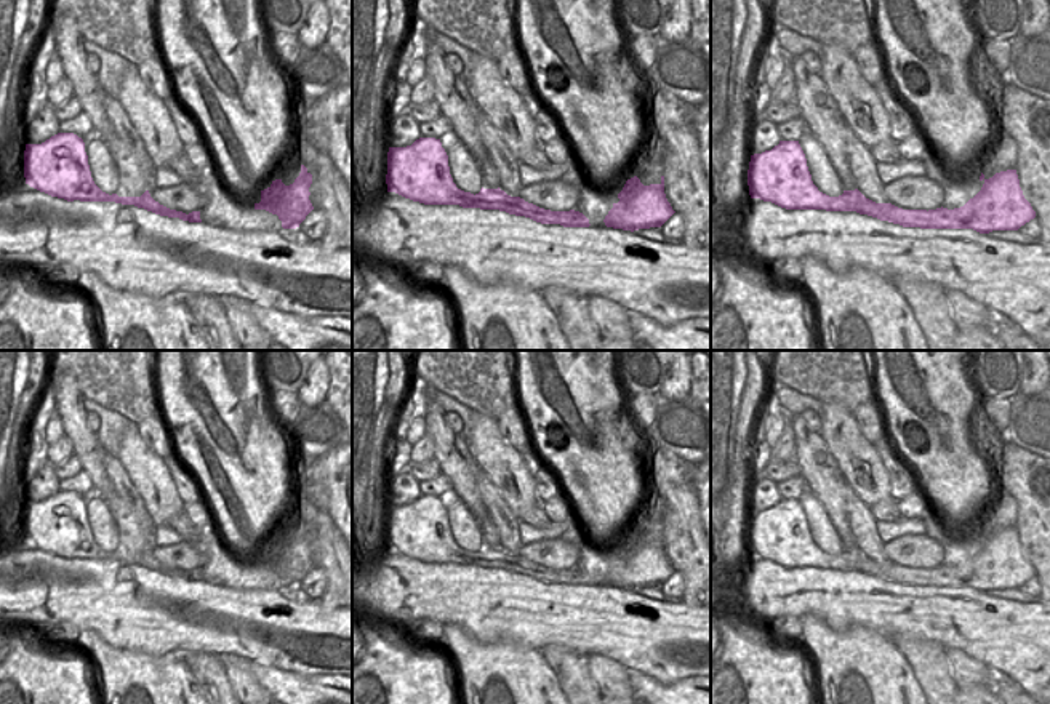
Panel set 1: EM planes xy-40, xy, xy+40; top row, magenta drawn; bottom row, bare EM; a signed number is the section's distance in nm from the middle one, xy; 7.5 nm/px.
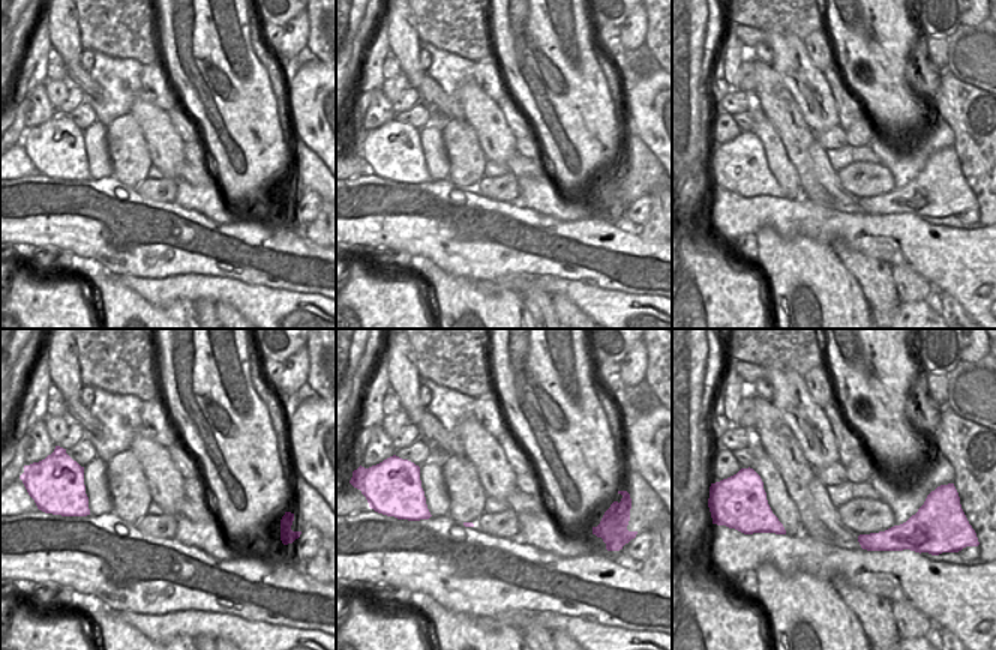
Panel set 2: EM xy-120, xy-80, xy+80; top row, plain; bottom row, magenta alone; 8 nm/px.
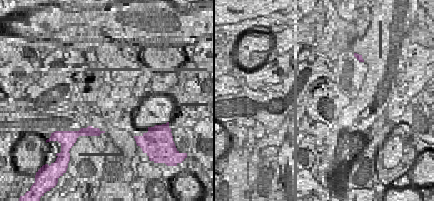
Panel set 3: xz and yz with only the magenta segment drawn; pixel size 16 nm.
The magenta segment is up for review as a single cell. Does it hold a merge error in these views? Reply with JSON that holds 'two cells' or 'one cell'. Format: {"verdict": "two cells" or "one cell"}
{"verdict": "one cell"}

